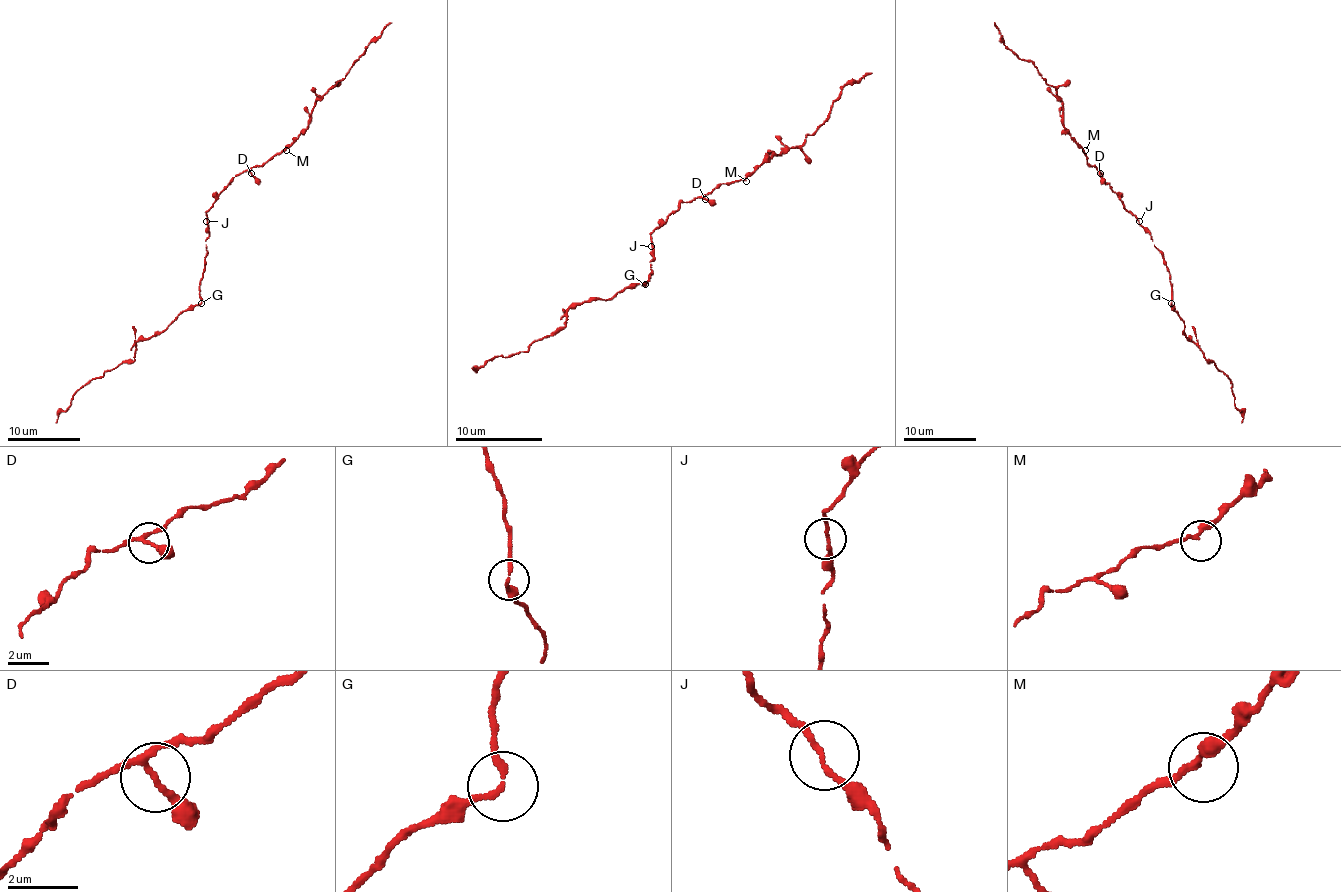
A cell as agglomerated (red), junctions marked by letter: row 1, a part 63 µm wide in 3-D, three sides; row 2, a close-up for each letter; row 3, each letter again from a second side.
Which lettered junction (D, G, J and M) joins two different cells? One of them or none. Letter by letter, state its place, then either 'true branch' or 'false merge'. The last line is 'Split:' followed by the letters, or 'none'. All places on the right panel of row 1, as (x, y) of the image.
D: at (1100, 173); true branch
G: at (1171, 303); false merge
J: at (1139, 221); true branch
M: at (1085, 150); true branch
Split: G

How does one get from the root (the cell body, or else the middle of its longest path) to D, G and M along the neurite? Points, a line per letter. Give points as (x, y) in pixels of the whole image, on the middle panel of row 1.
D: (651, 239), (651, 233), (681, 202), (705, 198)
G: (651, 239), (653, 259), (649, 280), (644, 285)
M: (651, 239), (651, 233), (681, 202), (690, 202), (722, 183), (746, 181)

